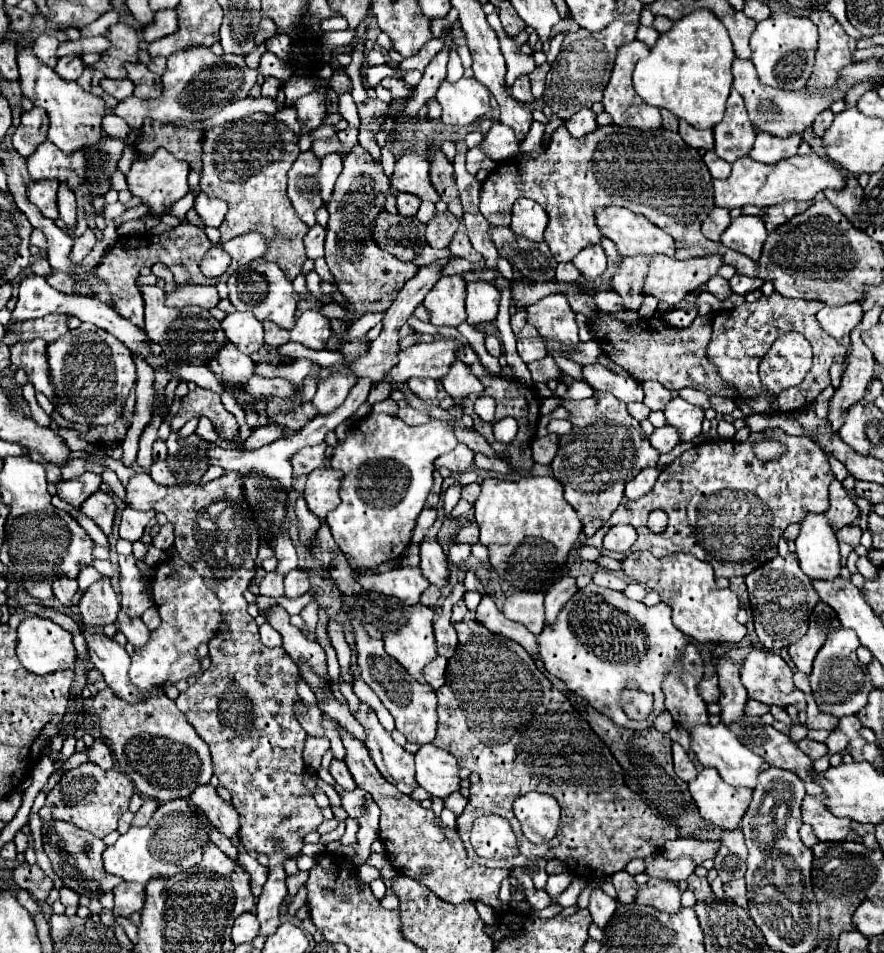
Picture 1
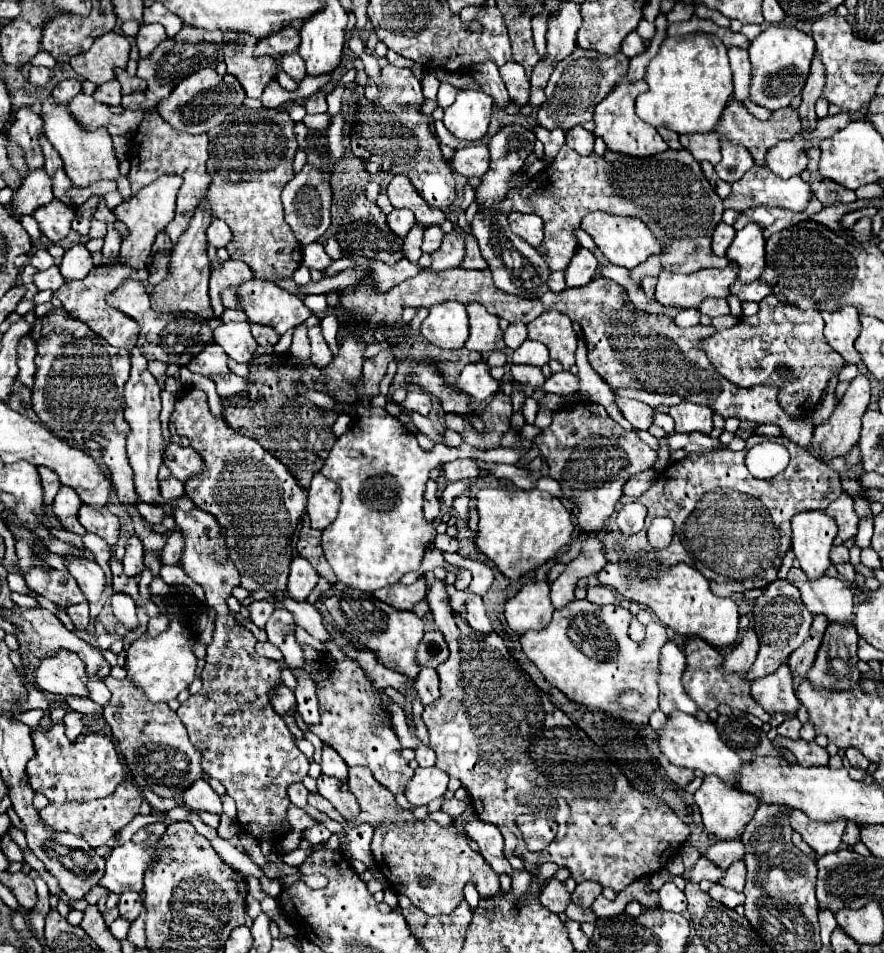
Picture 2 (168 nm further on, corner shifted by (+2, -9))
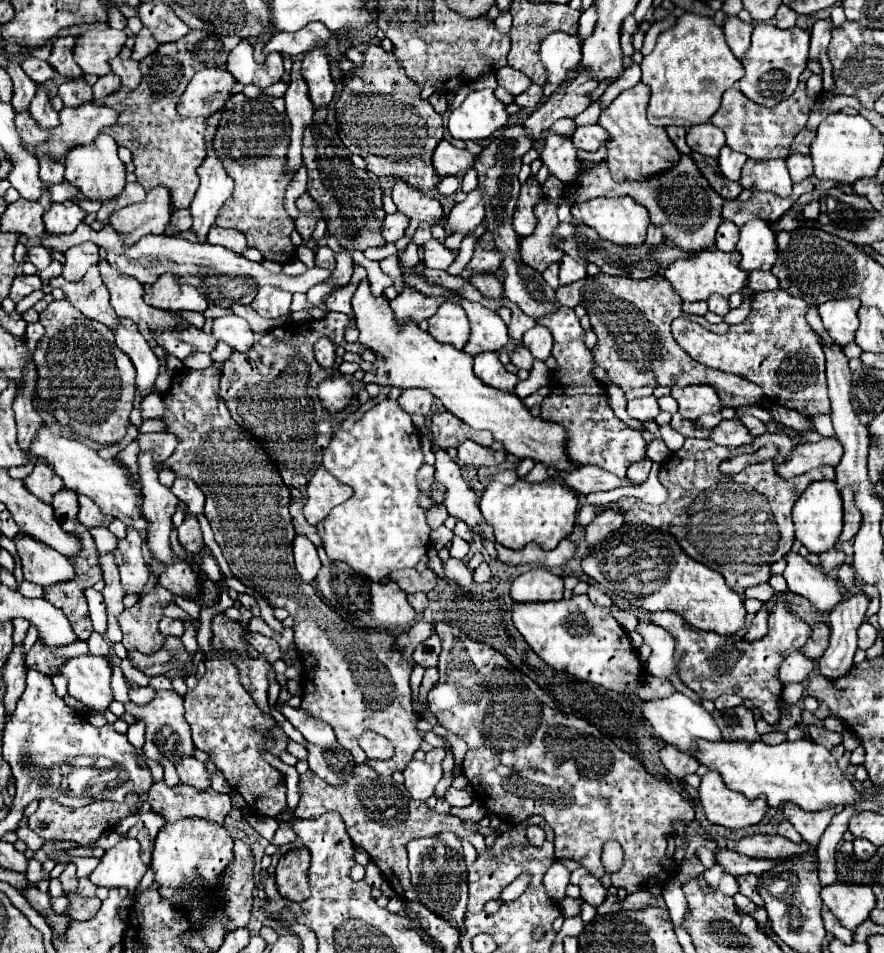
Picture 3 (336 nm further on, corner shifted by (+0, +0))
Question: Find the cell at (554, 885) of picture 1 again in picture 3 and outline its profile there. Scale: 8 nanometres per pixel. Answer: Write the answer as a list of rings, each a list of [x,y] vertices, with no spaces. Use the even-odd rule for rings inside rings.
[[[553,864],[549,870],[547,870],[547,874],[545,874],[545,878],[543,878],[543,884],[545,884],[545,890],[547,890],[547,896],[553,900],[553,902],[561,902],[567,894],[565,894],[565,888],[567,888],[567,884],[569,884],[569,870],[565,868],[565,866],[561,866],[561,864]]]

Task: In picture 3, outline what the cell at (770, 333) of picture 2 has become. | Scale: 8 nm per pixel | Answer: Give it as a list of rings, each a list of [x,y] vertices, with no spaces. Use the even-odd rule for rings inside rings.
[[[779,288],[775,292],[757,292],[751,300],[751,314],[747,316],[747,320],[731,326],[725,336],[713,334],[705,330],[703,326],[689,322],[687,318],[675,318],[671,324],[671,332],[673,332],[673,338],[679,342],[679,346],[687,350],[687,354],[693,356],[697,362],[703,362],[709,368],[743,376],[759,384],[771,402],[785,408],[793,408],[801,412],[803,416],[815,416],[819,412],[829,414],[831,408],[829,408],[827,382],[825,382],[825,354],[823,354],[823,346],[819,342],[817,332],[805,320],[805,314],[809,308],[811,308],[809,302],[801,298],[793,298],[785,290]]]

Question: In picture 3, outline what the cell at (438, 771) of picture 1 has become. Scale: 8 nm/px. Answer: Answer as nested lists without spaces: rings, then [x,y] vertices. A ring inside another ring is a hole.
[[[411,760],[403,772],[405,776],[405,788],[409,790],[411,798],[415,800],[427,800],[433,796],[435,784],[443,776],[441,764],[427,764],[421,760]]]

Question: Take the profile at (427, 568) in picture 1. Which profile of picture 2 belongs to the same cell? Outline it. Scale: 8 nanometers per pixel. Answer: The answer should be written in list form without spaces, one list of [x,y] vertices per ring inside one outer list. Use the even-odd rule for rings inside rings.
[[[431,579],[427,603],[435,625],[447,641],[449,659],[437,667],[441,695],[425,707],[423,721],[431,737],[429,745],[437,753],[435,765],[463,783],[471,795],[477,817],[497,827],[509,827],[517,837],[521,837],[521,831],[517,829],[515,819],[521,813],[555,819],[559,827],[555,840],[544,851],[530,852],[521,837],[515,853],[523,861],[554,861],[559,867],[567,867],[577,883],[591,879],[619,893],[635,879],[661,871],[669,857],[681,849],[681,843],[687,841],[689,827],[675,815],[675,811],[671,811],[671,807],[667,807],[667,803],[663,803],[663,799],[643,795],[629,785],[623,771],[607,759],[603,749],[595,745],[563,711],[553,707],[549,697],[531,683],[529,675],[515,663],[515,659],[511,659],[499,635],[471,629],[467,621],[451,609],[443,581]]]

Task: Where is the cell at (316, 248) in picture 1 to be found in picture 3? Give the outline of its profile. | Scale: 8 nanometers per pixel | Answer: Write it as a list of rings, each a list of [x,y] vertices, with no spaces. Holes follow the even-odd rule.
[[[319,246],[317,252],[315,252],[315,264],[333,270],[335,268],[335,254],[333,254],[333,250],[329,246]]]

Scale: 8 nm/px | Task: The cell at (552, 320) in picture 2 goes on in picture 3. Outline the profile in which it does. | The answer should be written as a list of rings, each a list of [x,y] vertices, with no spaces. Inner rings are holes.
[[[567,306],[557,308],[553,314],[545,314],[545,318],[537,318],[539,326],[549,328],[553,334],[553,356],[557,360],[555,370],[555,386],[551,388],[551,394],[541,404],[541,418],[545,422],[561,424],[567,432],[567,458],[577,466],[595,464],[603,470],[609,470],[617,474],[619,478],[625,478],[625,470],[629,464],[647,458],[645,454],[645,438],[641,432],[631,430],[625,426],[611,410],[607,394],[603,384],[591,374],[593,354],[589,348],[585,348],[585,332],[579,324],[579,318],[575,312]]]

